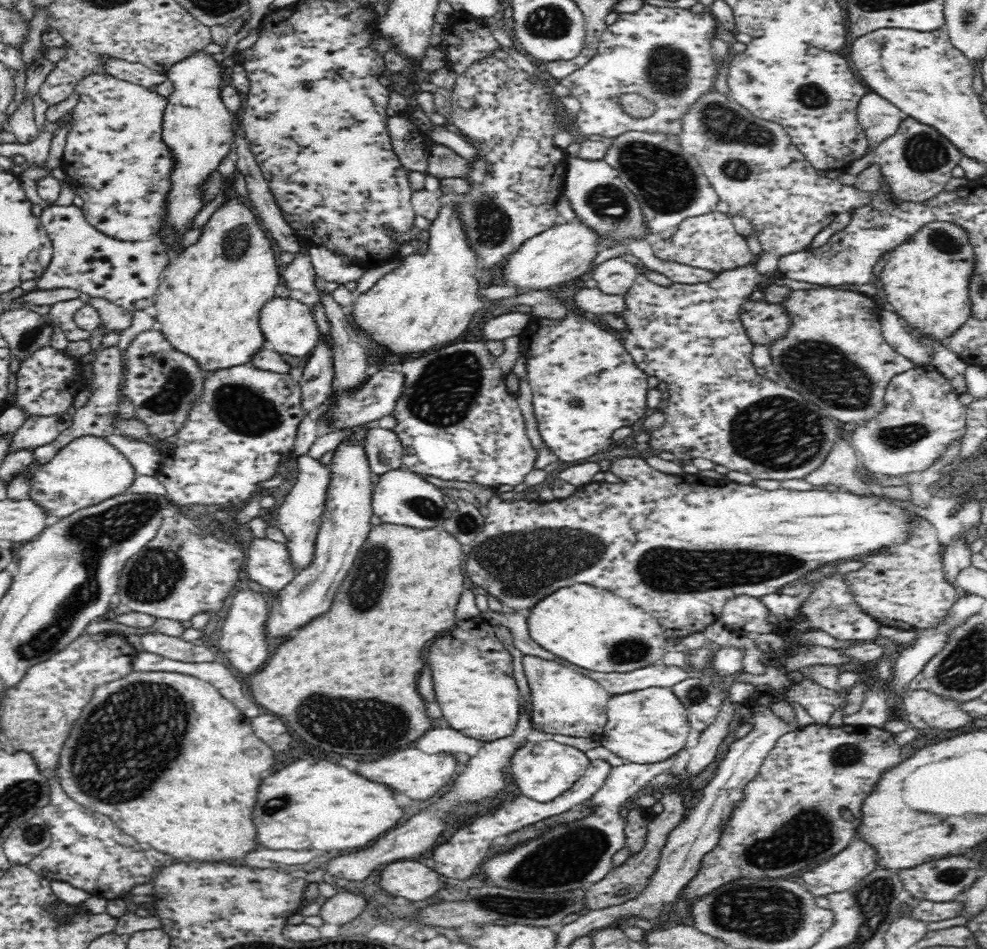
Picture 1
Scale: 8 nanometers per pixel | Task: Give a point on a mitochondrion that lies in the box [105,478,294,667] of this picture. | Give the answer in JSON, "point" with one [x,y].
{"point":[154,576]}

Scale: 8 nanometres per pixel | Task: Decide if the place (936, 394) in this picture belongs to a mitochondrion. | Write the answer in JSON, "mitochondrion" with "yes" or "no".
{"mitochondrion":"no"}

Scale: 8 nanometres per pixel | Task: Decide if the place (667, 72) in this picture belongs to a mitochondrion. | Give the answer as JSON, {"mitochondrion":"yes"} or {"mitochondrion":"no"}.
{"mitochondrion":"yes"}

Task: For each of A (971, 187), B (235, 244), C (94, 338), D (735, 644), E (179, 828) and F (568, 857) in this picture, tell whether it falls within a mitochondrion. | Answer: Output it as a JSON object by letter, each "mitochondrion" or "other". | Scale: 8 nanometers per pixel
{"A":"other","B":"mitochondrion","C":"other","D":"other","E":"other","F":"mitochondrion"}

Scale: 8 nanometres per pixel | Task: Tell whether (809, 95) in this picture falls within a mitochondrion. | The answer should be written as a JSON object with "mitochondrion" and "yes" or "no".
{"mitochondrion":"yes"}

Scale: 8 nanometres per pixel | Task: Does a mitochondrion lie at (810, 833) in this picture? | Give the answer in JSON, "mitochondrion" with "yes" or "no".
{"mitochondrion":"yes"}

